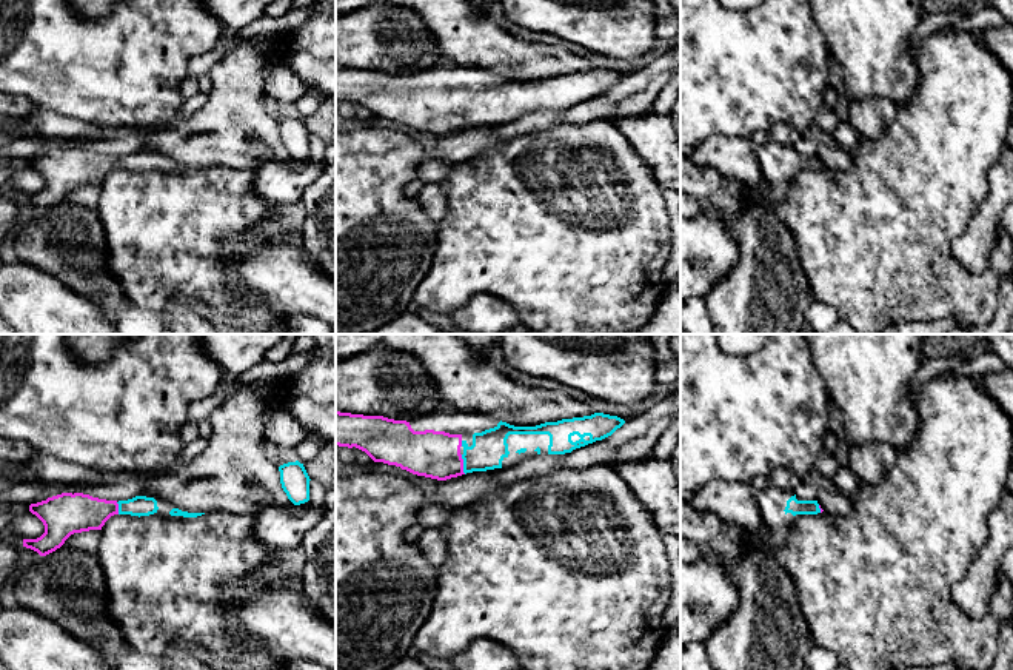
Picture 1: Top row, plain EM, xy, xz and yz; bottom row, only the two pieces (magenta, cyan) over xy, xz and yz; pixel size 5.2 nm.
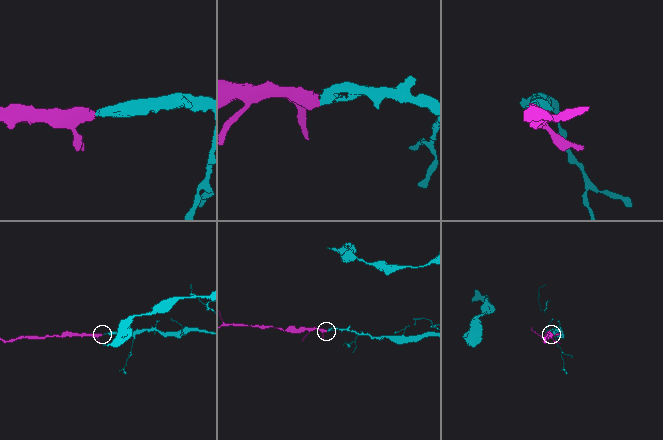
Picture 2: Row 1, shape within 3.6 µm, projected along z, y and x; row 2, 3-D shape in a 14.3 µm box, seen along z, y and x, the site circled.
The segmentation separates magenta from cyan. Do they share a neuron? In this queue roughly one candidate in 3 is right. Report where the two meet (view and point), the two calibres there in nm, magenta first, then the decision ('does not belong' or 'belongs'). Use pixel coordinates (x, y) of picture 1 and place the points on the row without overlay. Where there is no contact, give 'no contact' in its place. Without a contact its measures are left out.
contact xz (462, 119); calibres 240 and 180 nm; belongs

